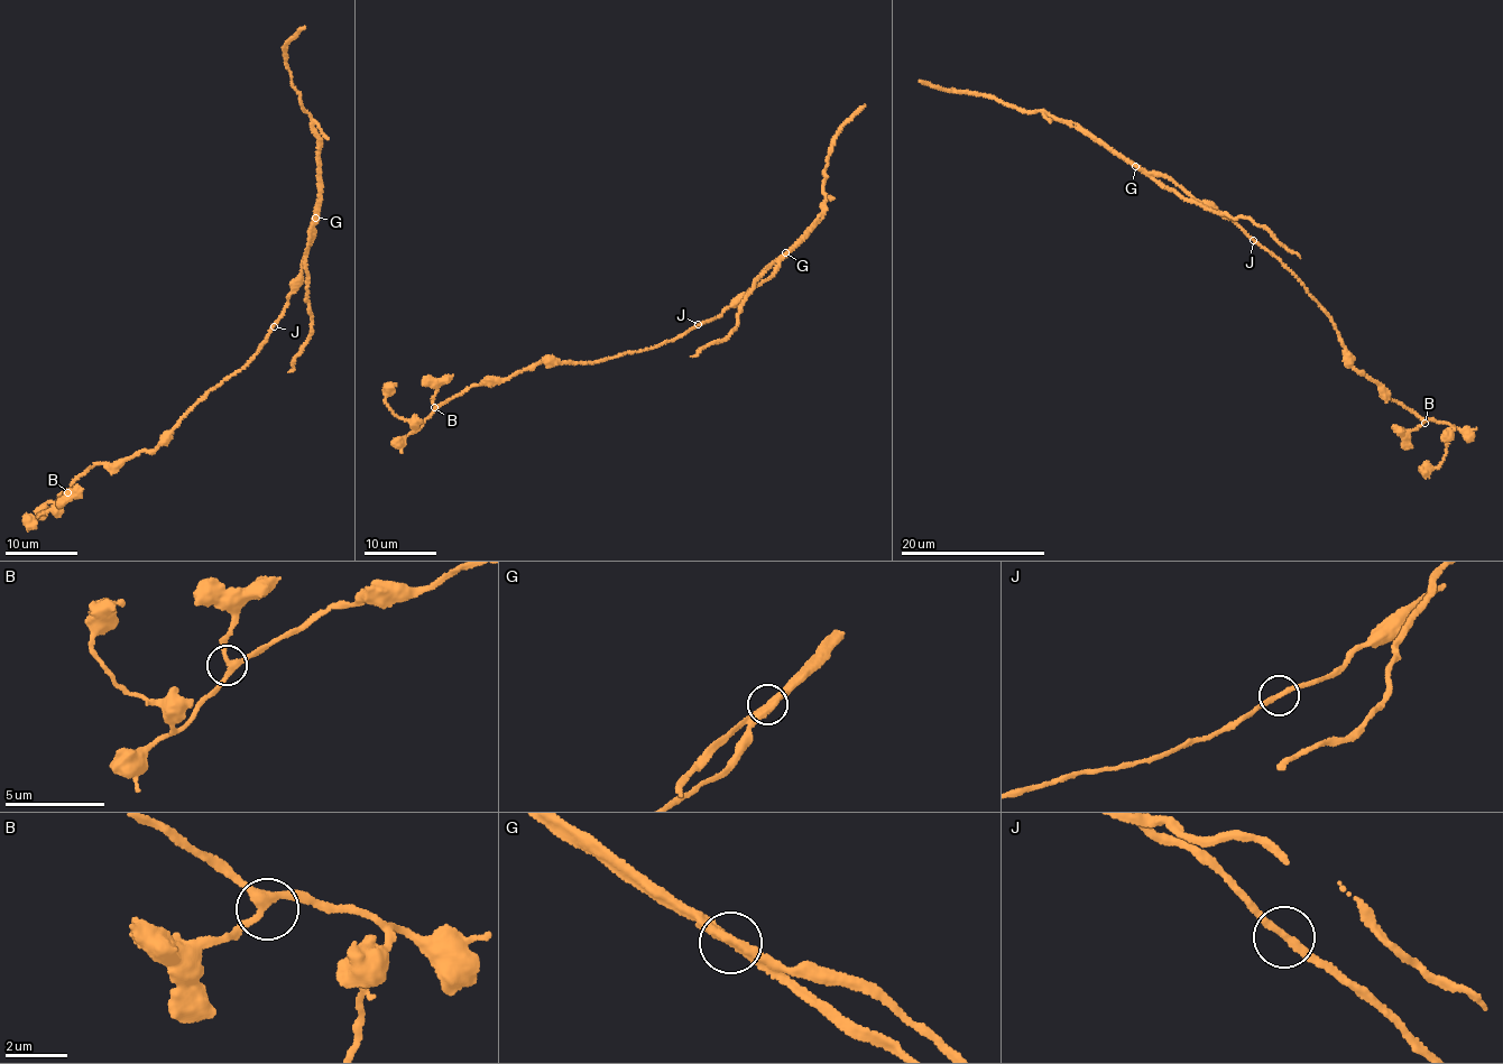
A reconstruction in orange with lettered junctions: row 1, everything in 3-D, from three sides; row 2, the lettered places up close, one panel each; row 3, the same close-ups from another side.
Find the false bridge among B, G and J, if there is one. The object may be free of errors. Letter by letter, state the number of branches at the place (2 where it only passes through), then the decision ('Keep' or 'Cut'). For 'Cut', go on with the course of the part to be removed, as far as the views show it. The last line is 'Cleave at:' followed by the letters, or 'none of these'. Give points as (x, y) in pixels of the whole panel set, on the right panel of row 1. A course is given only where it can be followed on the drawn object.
B: Branches: 3. Keep
G: Branches: 2. Keep
J: Branches: 2. Keep
Cleave at: none of these

